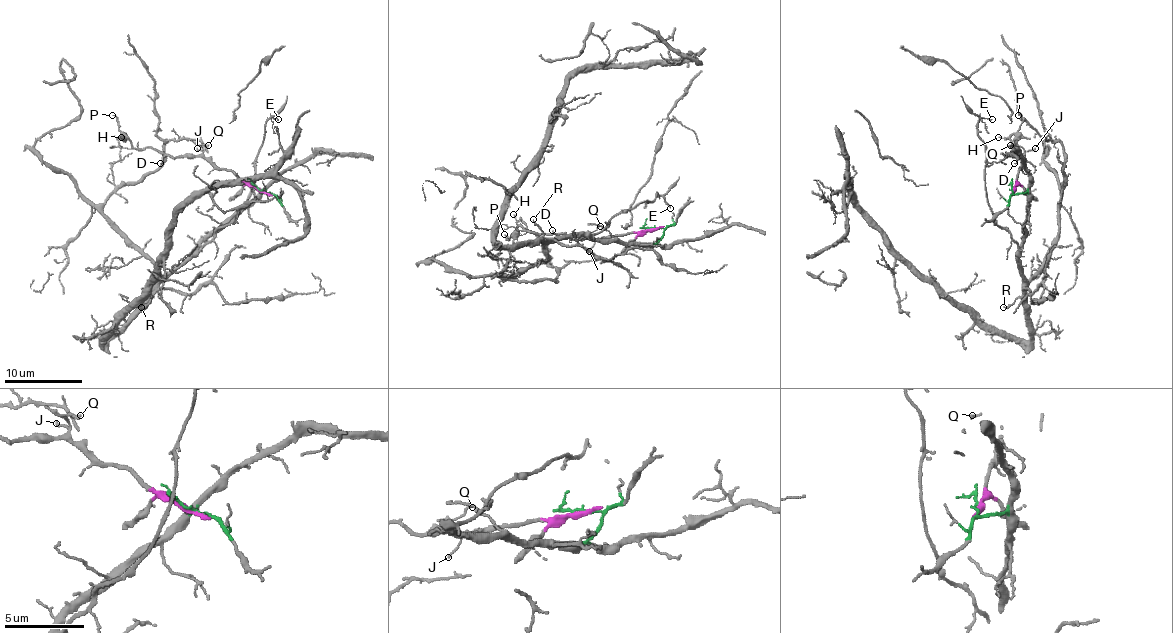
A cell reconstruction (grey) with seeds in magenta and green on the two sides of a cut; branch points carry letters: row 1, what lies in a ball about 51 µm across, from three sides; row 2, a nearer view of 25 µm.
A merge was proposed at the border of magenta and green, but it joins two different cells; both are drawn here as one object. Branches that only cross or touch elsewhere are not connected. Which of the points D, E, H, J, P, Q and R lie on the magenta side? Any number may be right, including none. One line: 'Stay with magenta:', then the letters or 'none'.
Stay with magenta: D, H, J, P, Q

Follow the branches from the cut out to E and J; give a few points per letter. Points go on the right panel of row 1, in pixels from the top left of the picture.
E: (1012, 191), (1027, 195), (1019, 244), (988, 205), (978, 123), (992, 119)
J: (1012, 191), (1021, 158), (1035, 148)

